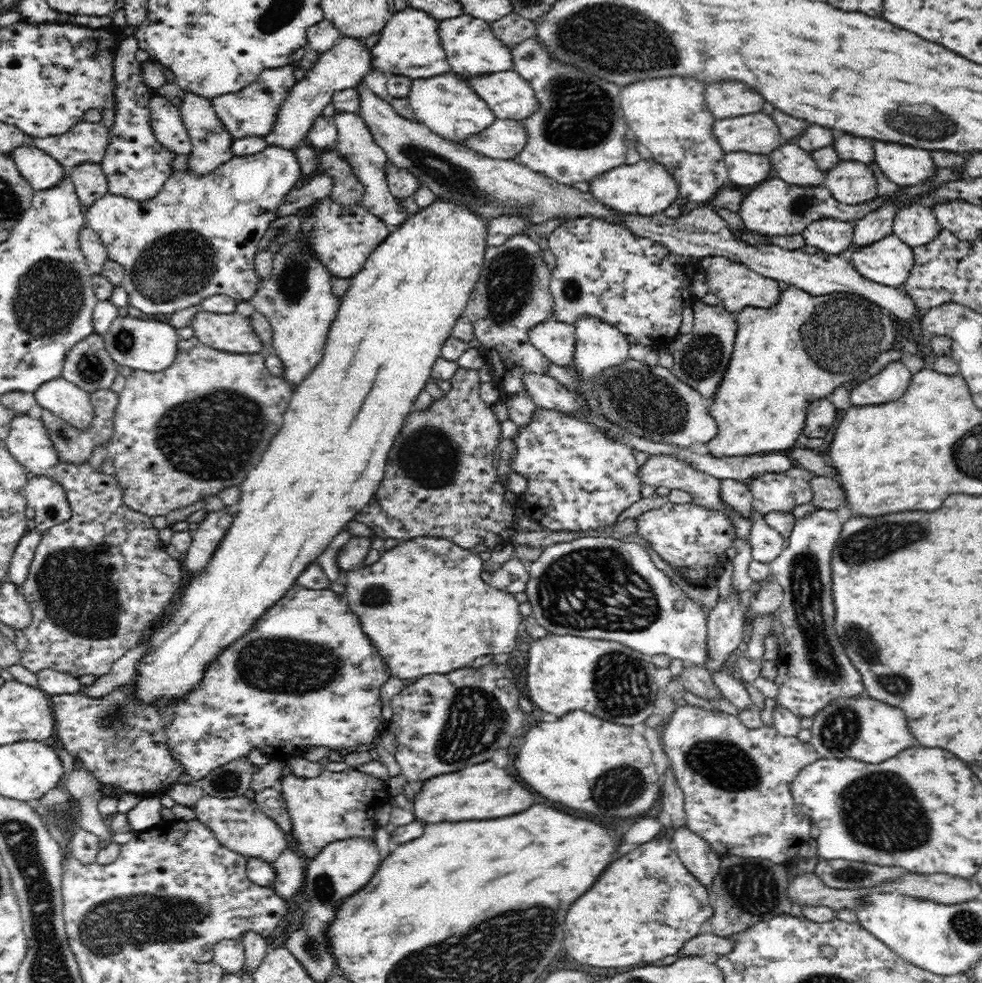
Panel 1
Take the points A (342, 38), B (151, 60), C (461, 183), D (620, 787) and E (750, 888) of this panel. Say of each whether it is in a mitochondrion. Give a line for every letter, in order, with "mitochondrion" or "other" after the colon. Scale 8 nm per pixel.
A: other
B: other
C: mitochondrion
D: mitochondrion
E: mitochondrion

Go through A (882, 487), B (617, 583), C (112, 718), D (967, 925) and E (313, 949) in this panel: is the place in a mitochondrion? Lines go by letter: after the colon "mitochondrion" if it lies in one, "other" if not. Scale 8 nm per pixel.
A: other
B: mitochondrion
C: mitochondrion
D: mitochondrion
E: mitochondrion

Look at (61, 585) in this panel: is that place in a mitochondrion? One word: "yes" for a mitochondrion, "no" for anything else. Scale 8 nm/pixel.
yes

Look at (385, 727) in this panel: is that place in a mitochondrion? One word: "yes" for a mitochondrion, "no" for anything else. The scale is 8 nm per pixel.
no

